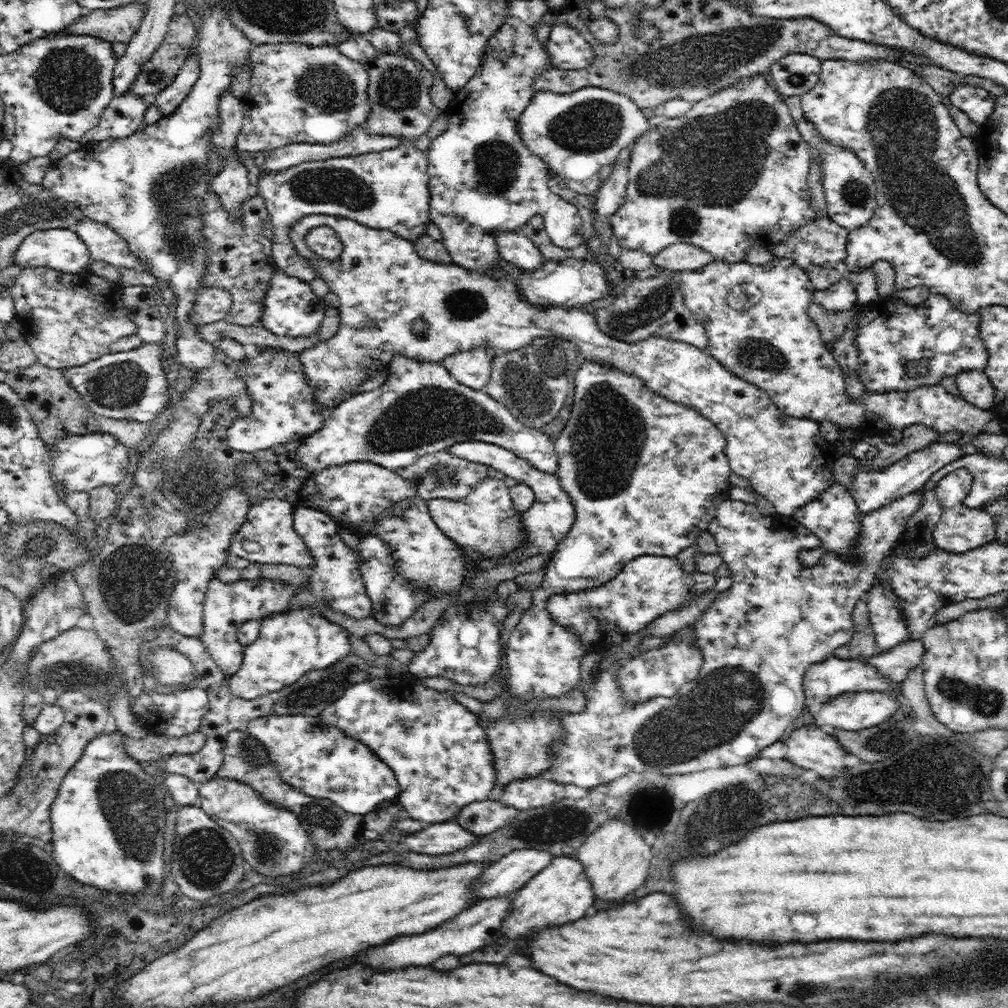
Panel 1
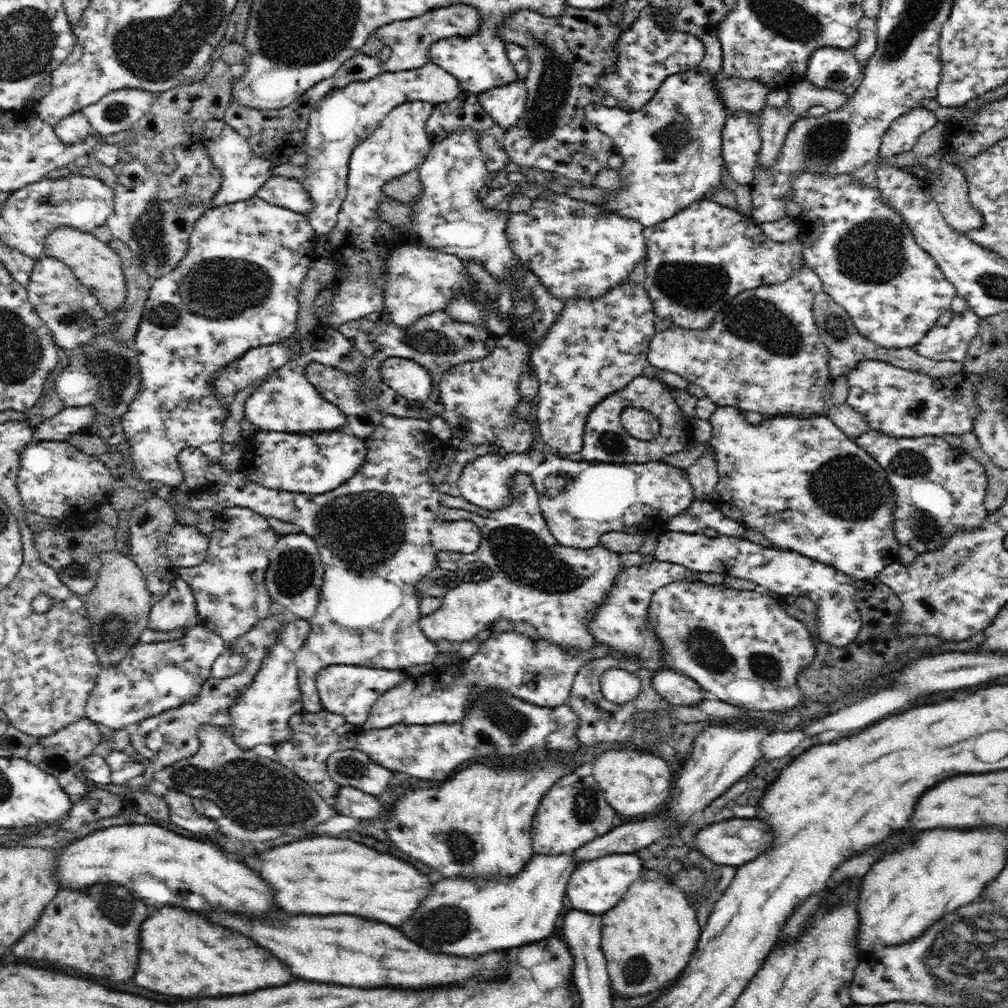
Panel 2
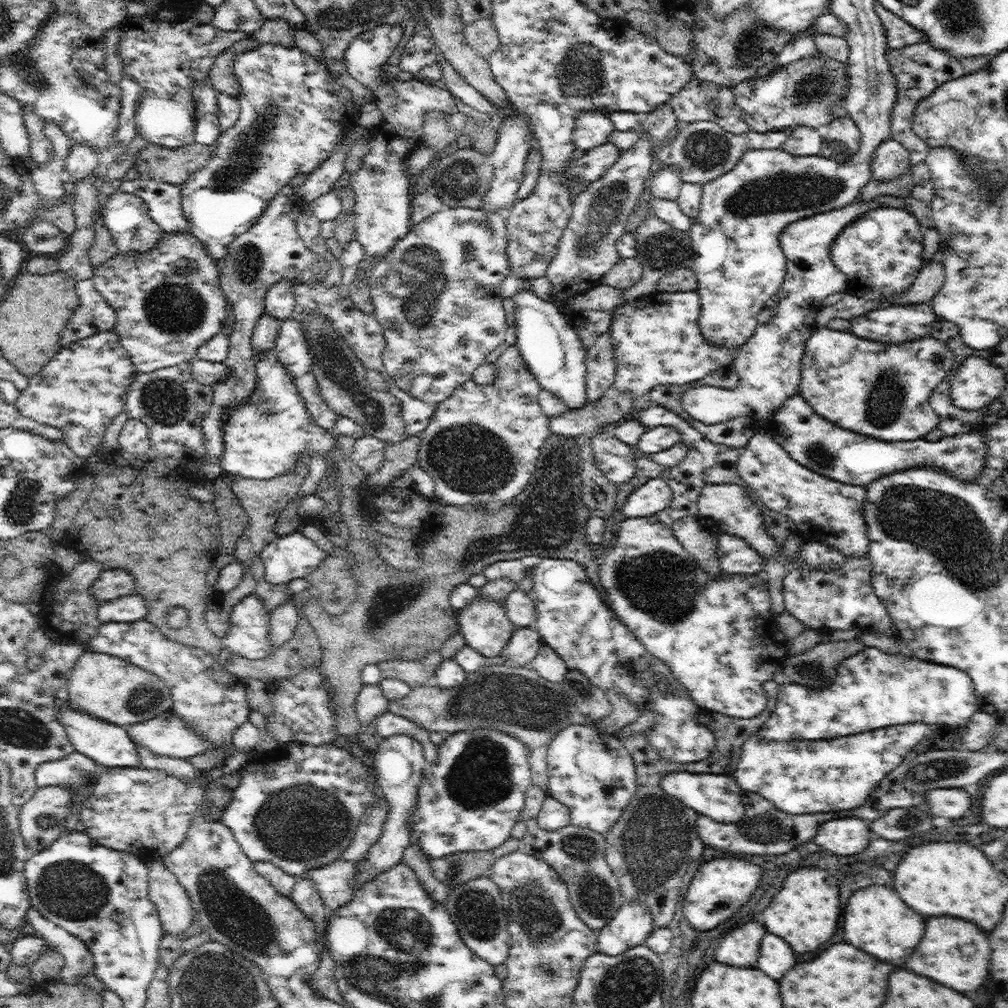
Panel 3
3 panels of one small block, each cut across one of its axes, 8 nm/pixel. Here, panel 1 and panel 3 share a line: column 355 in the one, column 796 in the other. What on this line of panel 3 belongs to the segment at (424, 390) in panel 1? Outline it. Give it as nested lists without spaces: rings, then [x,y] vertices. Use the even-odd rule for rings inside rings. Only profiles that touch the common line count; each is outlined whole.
[[[800,394],[790,396],[784,402],[784,406],[780,406],[780,410],[768,418],[765,433],[802,466],[832,480],[852,483],[854,486],[868,487],[880,477],[918,466],[940,468],[946,474],[952,474],[954,478],[972,482],[984,470],[984,458],[988,456],[988,445],[986,445],[988,437],[984,436],[984,431],[972,430],[944,436],[936,441],[928,441],[924,438],[883,441],[836,426],[816,414]]]

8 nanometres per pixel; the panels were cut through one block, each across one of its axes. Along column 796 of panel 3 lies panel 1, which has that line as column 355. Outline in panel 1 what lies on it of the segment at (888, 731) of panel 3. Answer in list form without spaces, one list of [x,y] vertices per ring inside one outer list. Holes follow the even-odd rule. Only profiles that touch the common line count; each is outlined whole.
[[[276,715],[254,718],[246,732],[266,746],[281,778],[302,793],[330,799],[350,814],[368,814],[384,800],[400,794],[393,770],[366,744],[326,725],[319,716]]]

